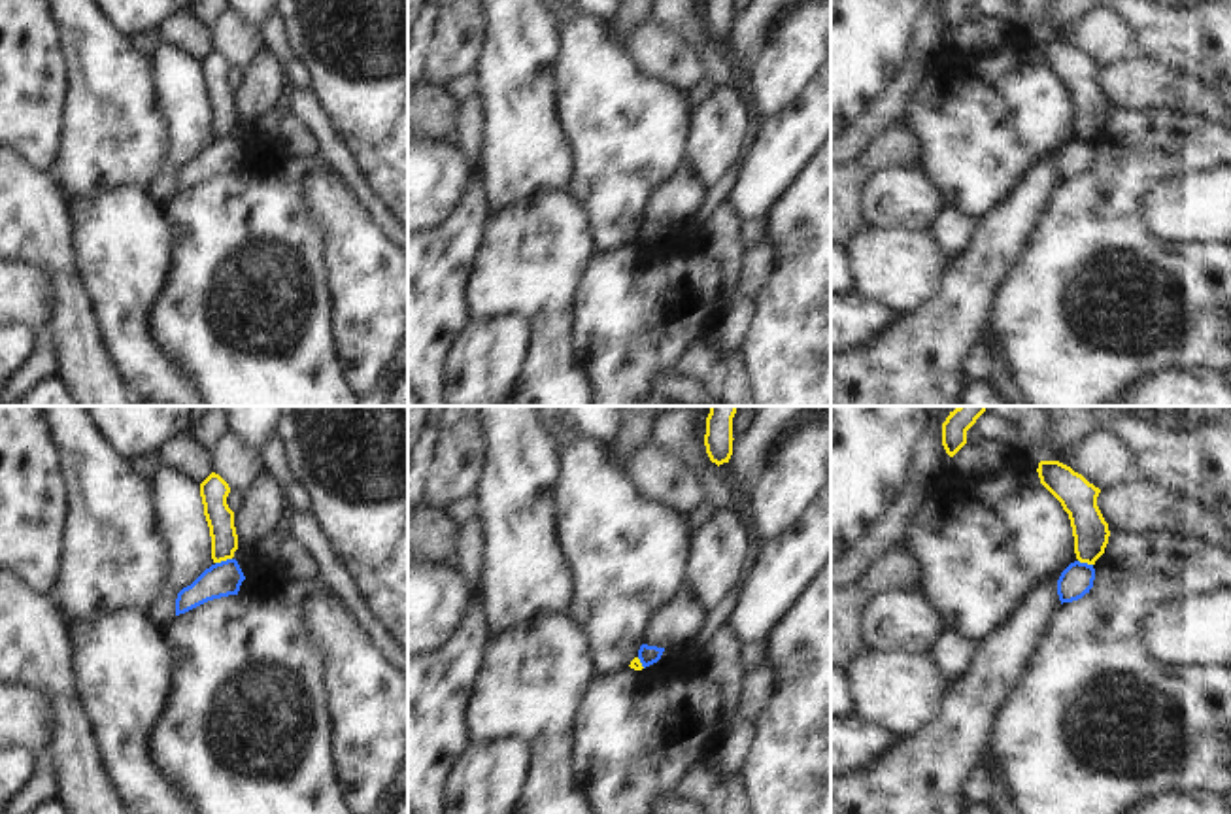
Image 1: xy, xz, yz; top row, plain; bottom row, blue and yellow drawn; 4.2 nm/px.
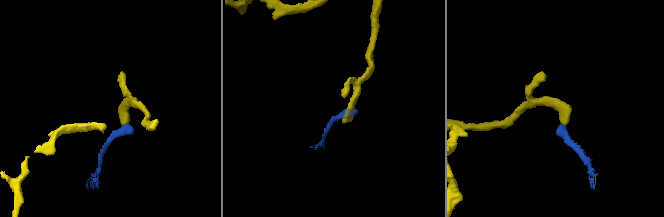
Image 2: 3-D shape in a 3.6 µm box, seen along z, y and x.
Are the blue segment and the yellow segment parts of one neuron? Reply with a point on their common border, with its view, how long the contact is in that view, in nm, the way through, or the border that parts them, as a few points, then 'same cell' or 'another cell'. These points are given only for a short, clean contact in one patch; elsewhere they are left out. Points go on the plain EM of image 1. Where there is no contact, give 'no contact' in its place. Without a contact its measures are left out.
meets blue in xy at (223, 138); contact 80 nm long; border along xy (231, 135), (216, 140); another cell

